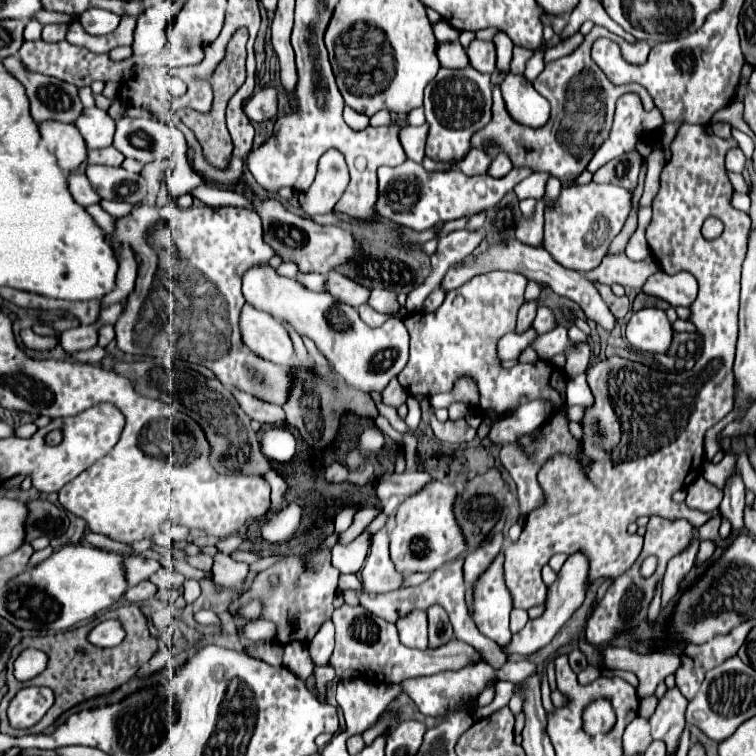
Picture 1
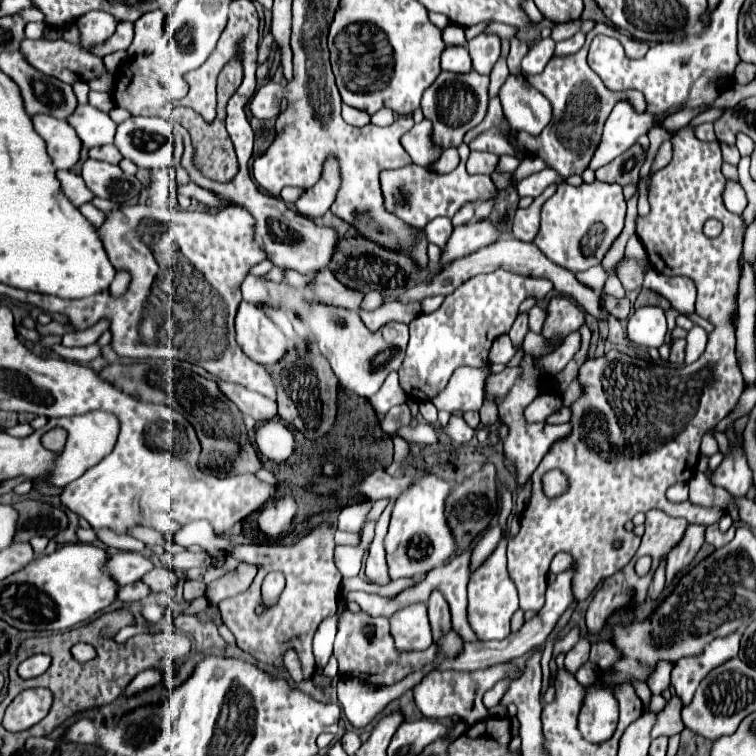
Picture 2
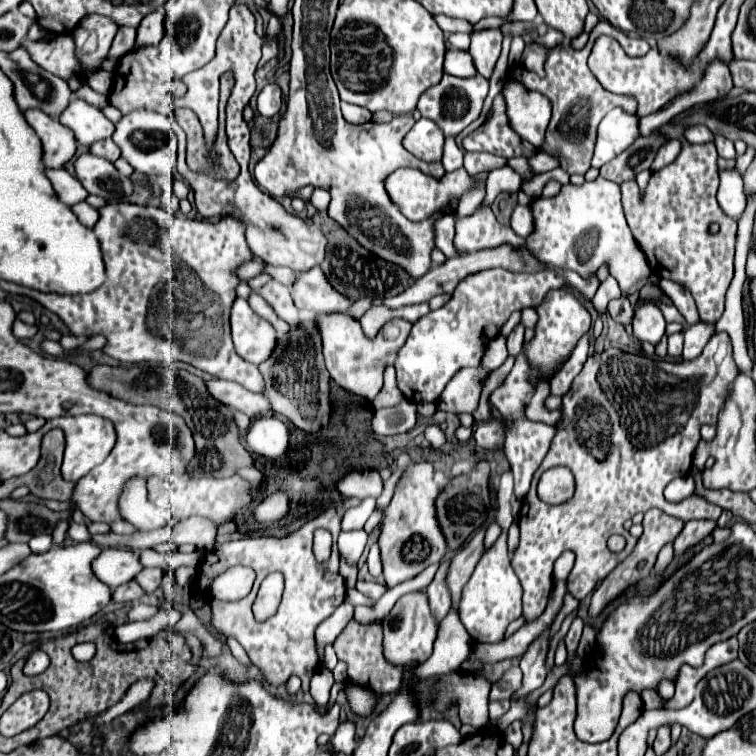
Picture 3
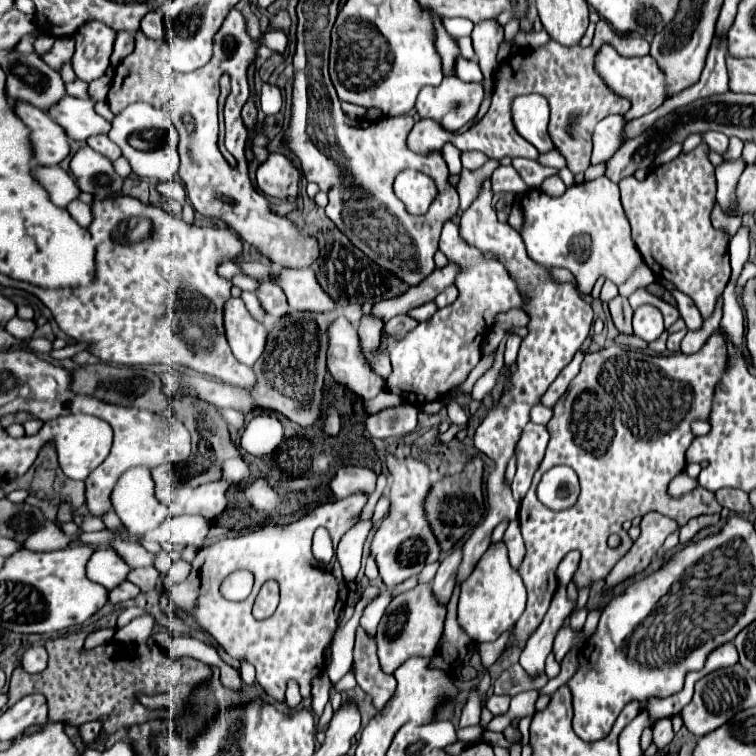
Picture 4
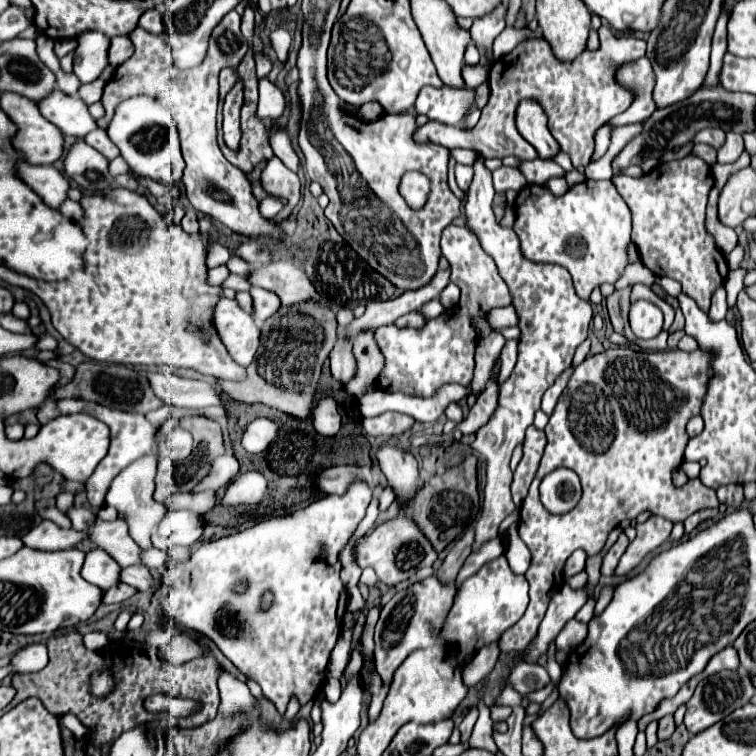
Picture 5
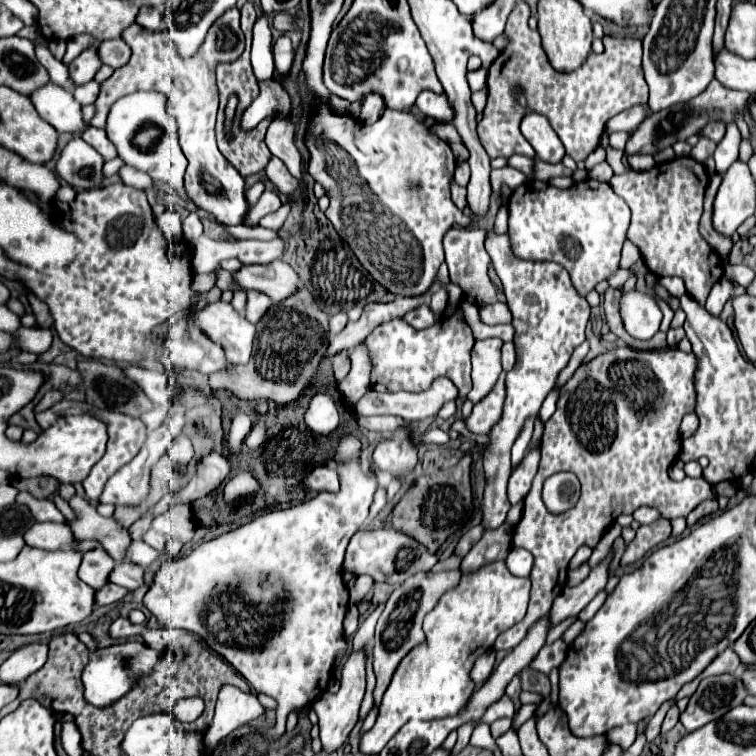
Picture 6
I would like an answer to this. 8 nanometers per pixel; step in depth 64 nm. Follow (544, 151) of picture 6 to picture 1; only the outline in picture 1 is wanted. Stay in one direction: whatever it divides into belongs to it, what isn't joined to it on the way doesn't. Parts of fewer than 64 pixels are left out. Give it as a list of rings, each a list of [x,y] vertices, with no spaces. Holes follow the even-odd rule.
[[[510,72],[502,80],[500,90],[506,102],[506,110],[516,122],[532,128],[540,128],[546,124],[550,116],[550,104],[534,90],[530,80]]]

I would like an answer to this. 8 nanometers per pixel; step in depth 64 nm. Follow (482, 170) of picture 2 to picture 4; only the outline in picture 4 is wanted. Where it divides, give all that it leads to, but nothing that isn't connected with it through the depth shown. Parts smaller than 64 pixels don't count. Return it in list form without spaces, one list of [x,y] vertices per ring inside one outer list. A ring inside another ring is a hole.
[[[462,152],[462,166],[466,170],[478,170],[482,168],[490,158],[484,152]]]

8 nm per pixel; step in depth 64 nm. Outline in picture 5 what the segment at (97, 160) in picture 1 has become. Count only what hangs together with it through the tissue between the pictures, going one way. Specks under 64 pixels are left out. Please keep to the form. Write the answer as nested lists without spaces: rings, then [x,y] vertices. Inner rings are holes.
[[[92,130],[86,138],[84,138],[92,148],[96,148],[98,152],[102,152],[108,160],[114,160],[114,158],[118,158],[120,156],[120,150],[118,150],[118,146],[108,138],[108,134],[106,134],[106,130]]]

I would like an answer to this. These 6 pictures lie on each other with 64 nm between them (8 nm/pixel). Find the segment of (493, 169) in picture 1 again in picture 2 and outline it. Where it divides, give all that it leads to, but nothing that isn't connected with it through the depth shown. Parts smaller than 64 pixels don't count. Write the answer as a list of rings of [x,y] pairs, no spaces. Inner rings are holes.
[[[504,154],[504,156],[500,156],[500,160],[498,160],[496,172],[500,172],[500,174],[504,174],[504,172],[514,172],[514,170],[518,168],[518,164],[520,164],[520,160],[516,160],[514,156]]]

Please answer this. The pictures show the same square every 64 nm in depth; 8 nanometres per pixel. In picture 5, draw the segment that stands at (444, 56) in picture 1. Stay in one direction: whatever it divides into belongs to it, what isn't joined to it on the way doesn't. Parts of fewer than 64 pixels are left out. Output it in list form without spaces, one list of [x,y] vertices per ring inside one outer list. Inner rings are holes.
[[[464,64],[462,66],[462,78],[464,78],[464,82],[466,82],[468,88],[478,88],[482,82],[486,82],[488,72],[486,72],[486,68],[482,68],[478,64],[476,66]]]

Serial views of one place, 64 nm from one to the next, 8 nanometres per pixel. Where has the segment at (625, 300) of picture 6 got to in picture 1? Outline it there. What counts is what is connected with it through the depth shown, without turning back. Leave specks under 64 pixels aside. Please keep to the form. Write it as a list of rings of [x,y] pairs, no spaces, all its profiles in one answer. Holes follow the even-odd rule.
[[[644,308],[632,314],[626,326],[626,338],[632,348],[648,354],[668,354],[674,330],[664,310]]]

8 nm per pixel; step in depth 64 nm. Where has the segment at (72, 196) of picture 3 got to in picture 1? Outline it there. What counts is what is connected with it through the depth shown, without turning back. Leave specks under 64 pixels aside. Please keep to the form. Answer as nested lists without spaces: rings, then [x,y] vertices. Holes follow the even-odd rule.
[[[70,174],[68,176],[68,188],[74,196],[74,200],[82,206],[92,206],[92,204],[100,204],[100,196],[94,194],[94,188],[90,186],[88,178],[86,176],[80,176],[80,174]]]

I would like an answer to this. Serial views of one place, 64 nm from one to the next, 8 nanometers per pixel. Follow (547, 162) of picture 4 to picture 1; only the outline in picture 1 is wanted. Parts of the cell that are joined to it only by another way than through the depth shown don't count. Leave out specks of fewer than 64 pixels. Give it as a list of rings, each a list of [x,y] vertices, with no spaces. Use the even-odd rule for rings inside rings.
[[[406,160],[400,166],[388,168],[382,166],[378,170],[378,202],[376,214],[384,220],[408,226],[412,230],[428,230],[440,222],[470,218],[474,214],[486,212],[496,206],[512,188],[530,176],[532,172],[526,168],[512,168],[504,178],[492,178],[488,174],[482,176],[466,176],[462,172],[428,172],[422,164],[414,160]],[[418,180],[418,194],[416,194]]]

